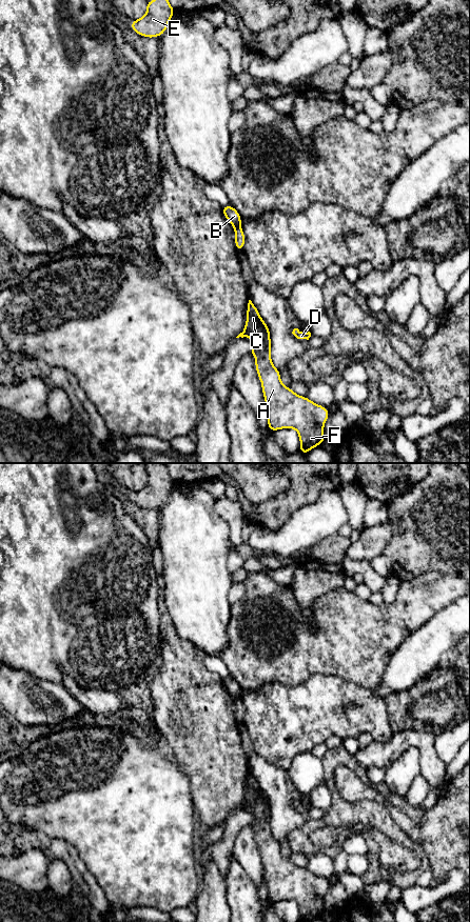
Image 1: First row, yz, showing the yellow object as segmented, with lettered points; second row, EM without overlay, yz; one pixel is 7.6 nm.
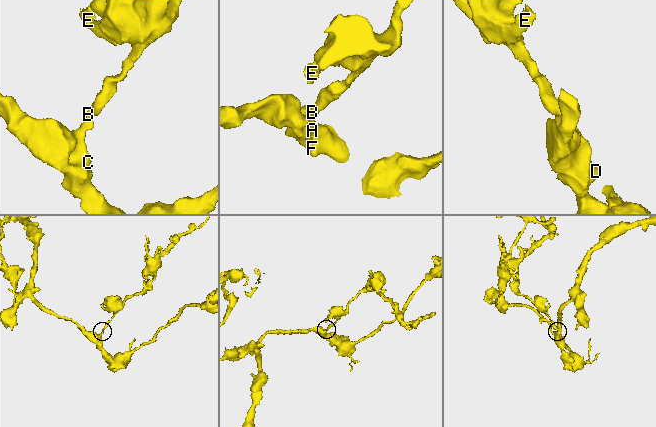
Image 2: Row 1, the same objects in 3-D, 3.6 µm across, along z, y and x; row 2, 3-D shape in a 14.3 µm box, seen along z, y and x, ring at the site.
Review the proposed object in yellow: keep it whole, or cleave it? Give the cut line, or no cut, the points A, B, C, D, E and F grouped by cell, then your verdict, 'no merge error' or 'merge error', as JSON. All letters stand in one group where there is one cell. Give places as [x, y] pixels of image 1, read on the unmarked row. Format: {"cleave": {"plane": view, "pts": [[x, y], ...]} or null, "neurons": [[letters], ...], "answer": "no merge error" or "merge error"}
{"cleave": {"plane": "yz", "pts": [[239, 696], [234, 700]]}, "neurons": [["A", "C", "D", "F"], ["B", "E"]], "answer": "merge error"}

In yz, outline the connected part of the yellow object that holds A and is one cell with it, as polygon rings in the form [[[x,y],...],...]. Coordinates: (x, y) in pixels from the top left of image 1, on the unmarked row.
[[[251,771],[248,775],[244,802],[236,809],[239,808],[249,808],[253,813],[250,824],[256,830],[255,840],[261,853],[269,901],[295,900],[300,913],[299,922],[311,922],[322,917],[324,897],[330,883],[281,855],[280,843],[271,831],[269,798]]]

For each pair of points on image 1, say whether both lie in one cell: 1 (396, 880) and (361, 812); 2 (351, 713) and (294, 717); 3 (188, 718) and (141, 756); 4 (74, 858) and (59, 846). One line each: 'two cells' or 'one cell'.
1: one cell
2: one cell
3: two cells
4: one cell

